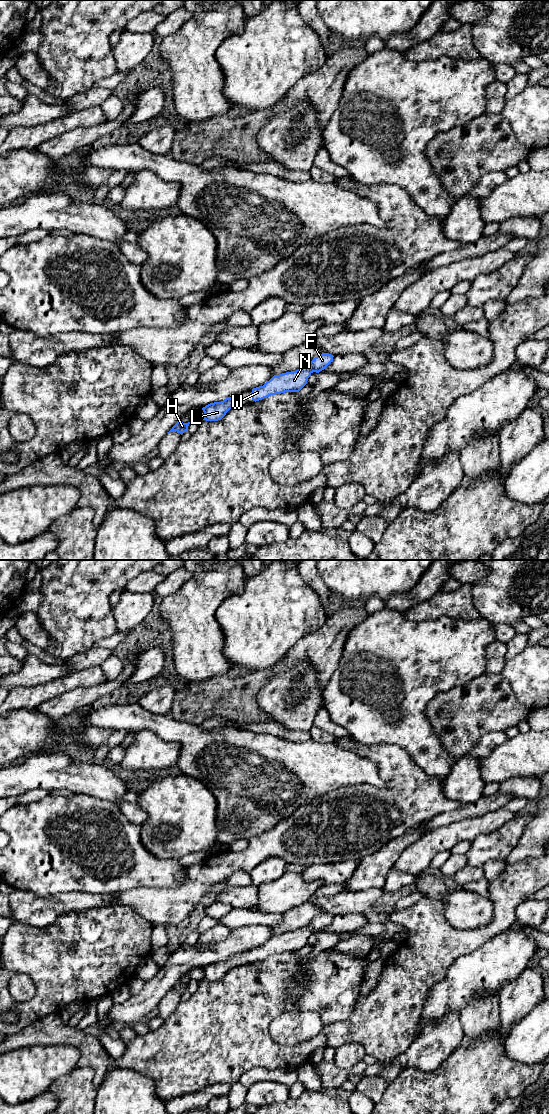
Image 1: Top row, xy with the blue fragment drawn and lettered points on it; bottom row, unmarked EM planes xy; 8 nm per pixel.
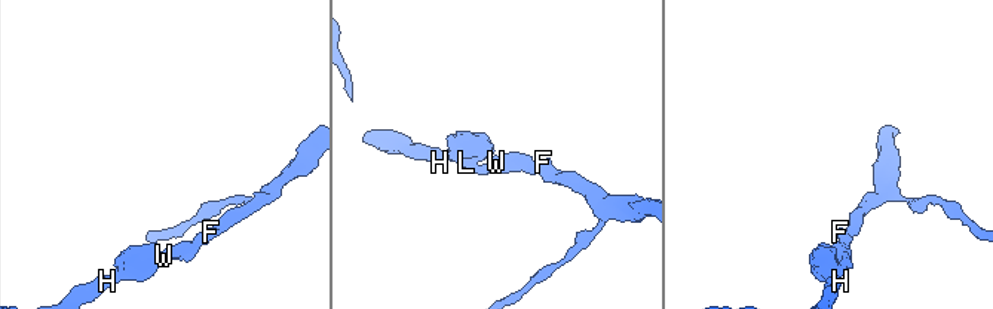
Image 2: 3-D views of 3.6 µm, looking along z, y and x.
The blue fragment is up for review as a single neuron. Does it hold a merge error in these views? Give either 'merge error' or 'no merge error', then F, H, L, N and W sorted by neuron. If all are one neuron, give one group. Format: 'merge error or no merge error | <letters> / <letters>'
no merge error | F H L N W

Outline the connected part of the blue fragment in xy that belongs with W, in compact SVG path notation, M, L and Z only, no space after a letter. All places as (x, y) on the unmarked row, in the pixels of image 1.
M323 913L296 931L274 935L263 946L252 949L252 960L256 962L271 955L299 952L307 944L311 934L324 930L333 921L333 917L331 914Z

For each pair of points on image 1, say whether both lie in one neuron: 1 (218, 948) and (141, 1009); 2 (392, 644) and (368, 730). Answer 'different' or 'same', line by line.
1: same
2: same

